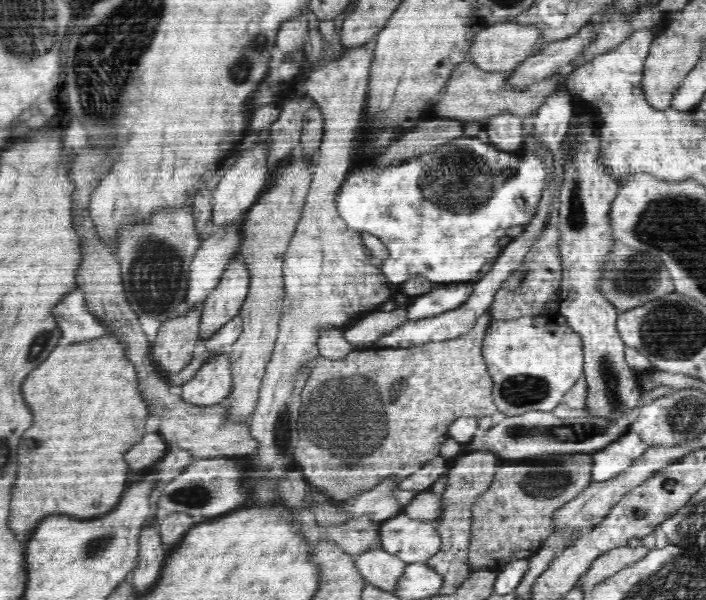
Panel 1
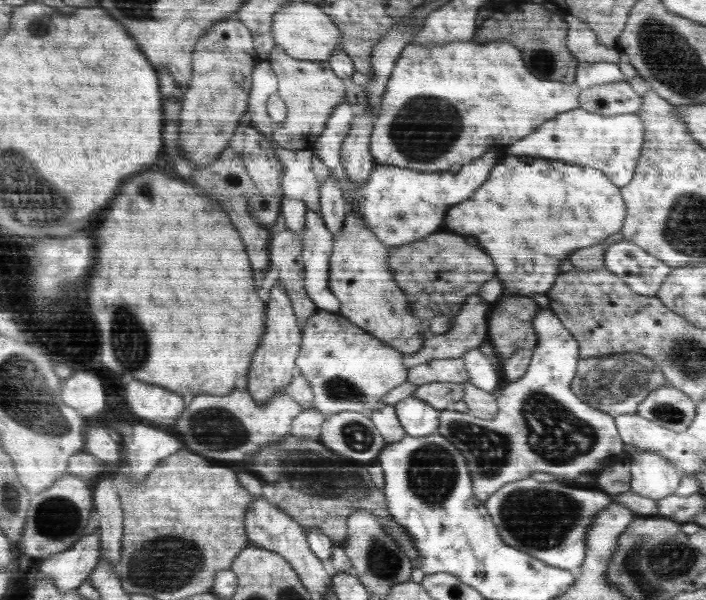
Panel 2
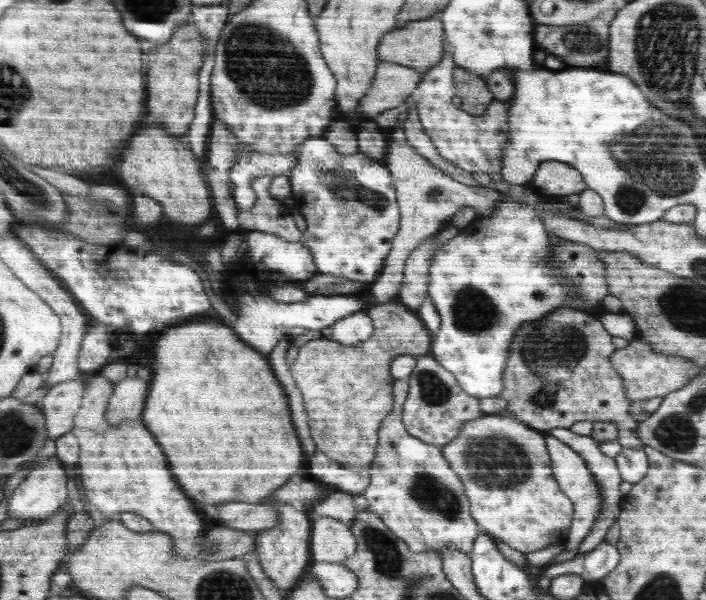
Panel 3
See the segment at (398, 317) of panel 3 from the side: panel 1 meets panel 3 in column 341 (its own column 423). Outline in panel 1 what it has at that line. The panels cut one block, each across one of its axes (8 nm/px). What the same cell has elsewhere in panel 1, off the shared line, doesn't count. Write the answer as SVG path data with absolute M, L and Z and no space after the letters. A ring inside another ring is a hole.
M488 311L483 313L476 320L474 328L471 328L467 333L463 333L462 336L452 338L450 341L434 341L426 344L411 345L408 348L373 346L355 349L352 352L348 352L342 358L343 360L329 360L329 358L319 355L313 361L309 379L306 380L306 386L302 388L302 402L297 422L299 440L296 442L295 447L295 464L300 466L306 482L322 492L324 496L339 503L362 495L364 491L374 488L374 486L384 481L385 478L392 475L396 476L396 484L399 484L407 476L414 474L425 462L439 455L442 444L451 438L449 426L454 420L460 417L482 417L496 414L499 410L493 399L493 377L490 377L485 357L482 356L482 342L490 328L491 319L492 316L490 316Z

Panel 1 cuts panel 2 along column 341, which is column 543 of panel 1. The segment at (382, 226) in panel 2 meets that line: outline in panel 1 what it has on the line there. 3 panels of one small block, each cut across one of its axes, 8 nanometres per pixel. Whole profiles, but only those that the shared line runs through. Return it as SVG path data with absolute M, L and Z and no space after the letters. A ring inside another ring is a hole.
M568 91L557 92L545 100L532 118L535 149L525 152L522 158L498 150L490 143L482 143L478 137L464 136L397 165L353 168L335 195L337 211L354 231L368 232L382 240L389 253L383 261L382 272L386 272L390 283L400 286L416 275L426 276L431 282L473 283L481 276L482 266L493 264L501 256L504 248L499 240L506 235L506 230L528 226L535 217L545 187L544 152L554 153L562 145L573 116L574 102Z

